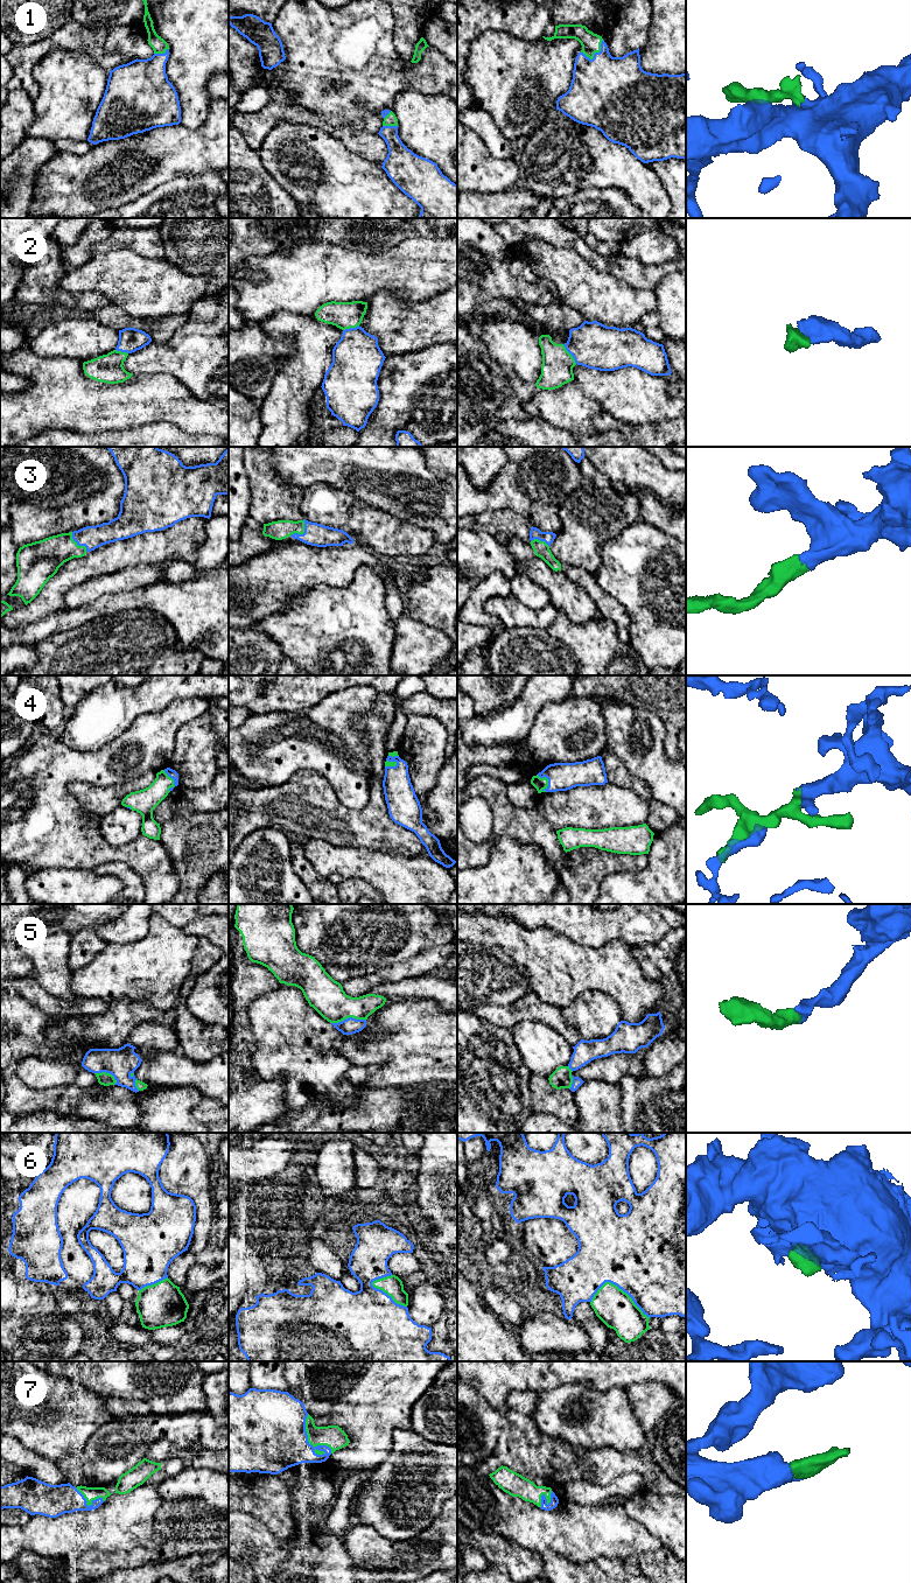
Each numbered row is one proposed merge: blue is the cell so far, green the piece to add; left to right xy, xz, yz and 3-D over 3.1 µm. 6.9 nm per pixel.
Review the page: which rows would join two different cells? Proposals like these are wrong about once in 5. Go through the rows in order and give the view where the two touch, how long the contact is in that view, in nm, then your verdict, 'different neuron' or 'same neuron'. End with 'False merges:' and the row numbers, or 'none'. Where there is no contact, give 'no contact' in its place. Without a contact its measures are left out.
1: meets blue in yz; contact 180 nm long; same neuron
2: meets blue in yz; contact 170 nm long; same neuron
3: meets blue in xz; contact 160 nm long; same neuron
4: meets blue in yz; contact 140 nm long; same neuron
5: meets blue in xz; contact 240 nm long; same neuron
6: meets blue in yz; contact 440 nm long; same neuron
7: meets blue in xz; contact 320 nm long; same neuron
False merges: none

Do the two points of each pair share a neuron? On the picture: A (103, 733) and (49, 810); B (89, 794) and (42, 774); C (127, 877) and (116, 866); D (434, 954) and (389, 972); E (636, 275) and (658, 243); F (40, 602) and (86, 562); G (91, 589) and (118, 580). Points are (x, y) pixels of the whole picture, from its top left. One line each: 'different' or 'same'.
A: different
B: different
C: same
D: same
E: different
F: same
G: same

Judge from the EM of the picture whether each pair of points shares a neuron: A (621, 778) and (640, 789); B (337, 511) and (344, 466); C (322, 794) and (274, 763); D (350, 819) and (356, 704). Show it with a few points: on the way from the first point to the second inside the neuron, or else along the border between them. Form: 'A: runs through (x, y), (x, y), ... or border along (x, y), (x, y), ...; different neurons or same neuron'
A: runs through (625, 779), (636, 784); same neuron
B: border along (314, 483), (327, 483), (348, 490), (364, 503); different neurons
C: border along (320, 774), (300, 770), (284, 783), (267, 786); different neurons
D: border along (375, 709), (356, 716), (351, 722), (365, 744); different neurons

